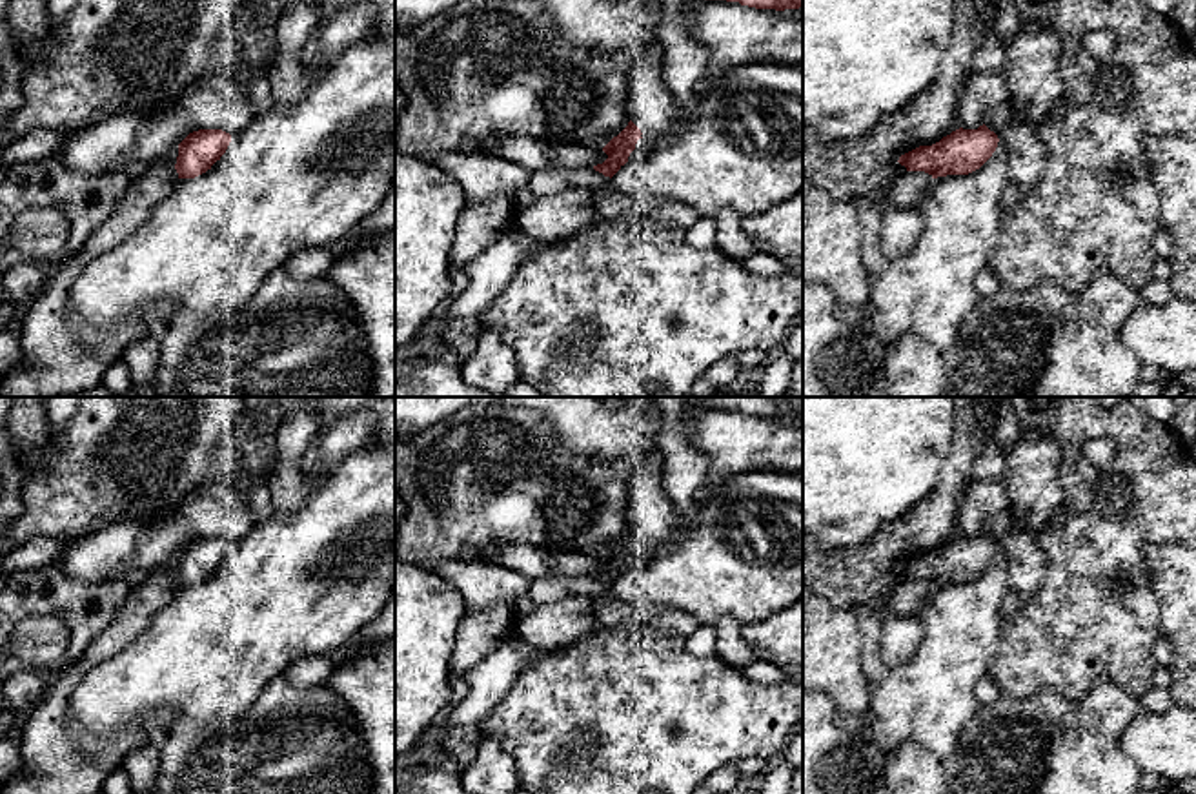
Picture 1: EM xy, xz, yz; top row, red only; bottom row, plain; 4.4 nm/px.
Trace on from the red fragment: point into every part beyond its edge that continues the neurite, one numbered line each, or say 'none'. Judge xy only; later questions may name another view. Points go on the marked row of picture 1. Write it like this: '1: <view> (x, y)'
none

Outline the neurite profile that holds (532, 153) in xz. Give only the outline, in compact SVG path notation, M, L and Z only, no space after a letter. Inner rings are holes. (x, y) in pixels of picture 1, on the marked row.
M526 135L499 137L486 146L486 155L506 158L513 164L537 169L592 169L603 164L608 155L603 149L588 149L583 146L548 144L541 138Z

